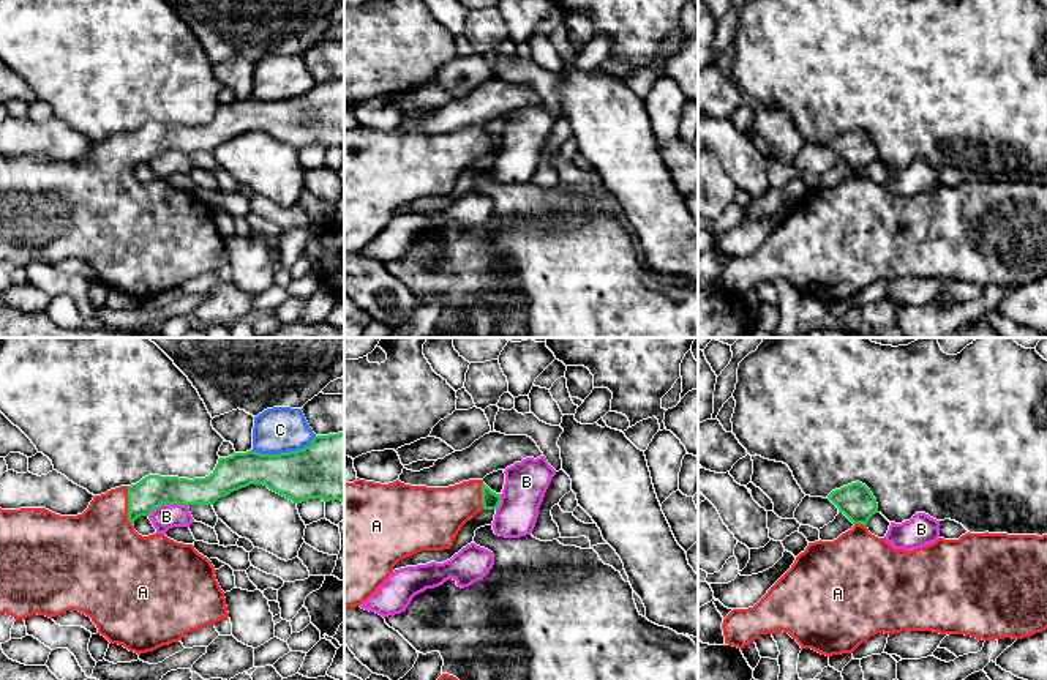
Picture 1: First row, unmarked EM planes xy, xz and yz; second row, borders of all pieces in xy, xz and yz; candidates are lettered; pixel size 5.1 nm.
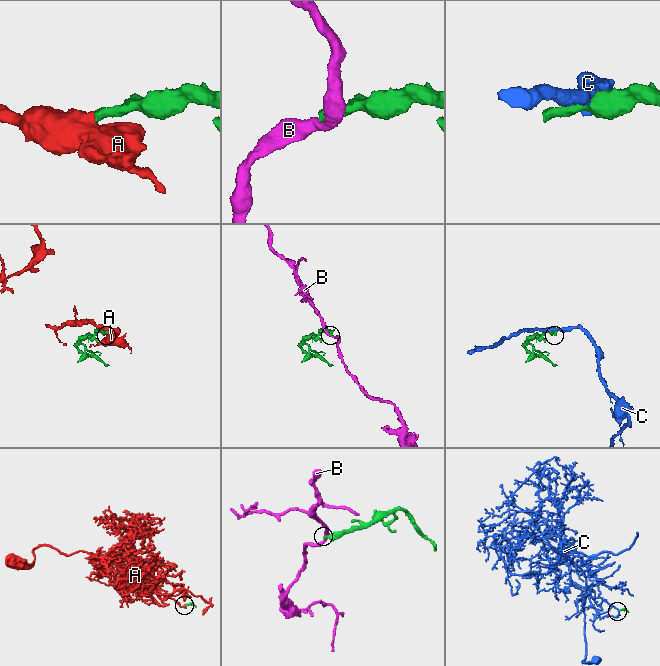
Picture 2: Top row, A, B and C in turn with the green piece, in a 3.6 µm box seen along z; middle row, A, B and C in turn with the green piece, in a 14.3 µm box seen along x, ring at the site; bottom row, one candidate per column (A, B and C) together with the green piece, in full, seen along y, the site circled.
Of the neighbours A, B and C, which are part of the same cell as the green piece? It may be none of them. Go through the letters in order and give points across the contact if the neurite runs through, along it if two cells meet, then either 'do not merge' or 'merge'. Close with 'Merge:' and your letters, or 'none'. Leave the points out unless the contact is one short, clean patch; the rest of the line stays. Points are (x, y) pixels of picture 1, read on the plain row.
A: merge
B: do not merge
C: do not merge
Merge: A

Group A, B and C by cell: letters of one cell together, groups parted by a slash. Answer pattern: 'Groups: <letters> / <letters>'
Groups: A / B / C

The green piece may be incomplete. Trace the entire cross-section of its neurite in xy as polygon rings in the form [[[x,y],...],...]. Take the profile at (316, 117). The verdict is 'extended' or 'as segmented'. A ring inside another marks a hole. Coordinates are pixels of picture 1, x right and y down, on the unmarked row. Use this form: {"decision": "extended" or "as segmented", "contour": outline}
{"decision": "extended", "contour": [[[344,79],[316,82],[308,93],[289,99],[234,99],[220,104],[205,125],[148,121],[136,131],[95,142],[77,163],[60,163],[46,155],[0,155],[0,260],[25,267],[33,260],[52,265],[79,257],[96,271],[96,281],[137,301],[215,271],[229,259],[212,208],[193,191],[158,178],[142,183],[133,170],[159,151],[213,151],[250,131],[264,131],[297,151],[310,145],[343,148]]]}

